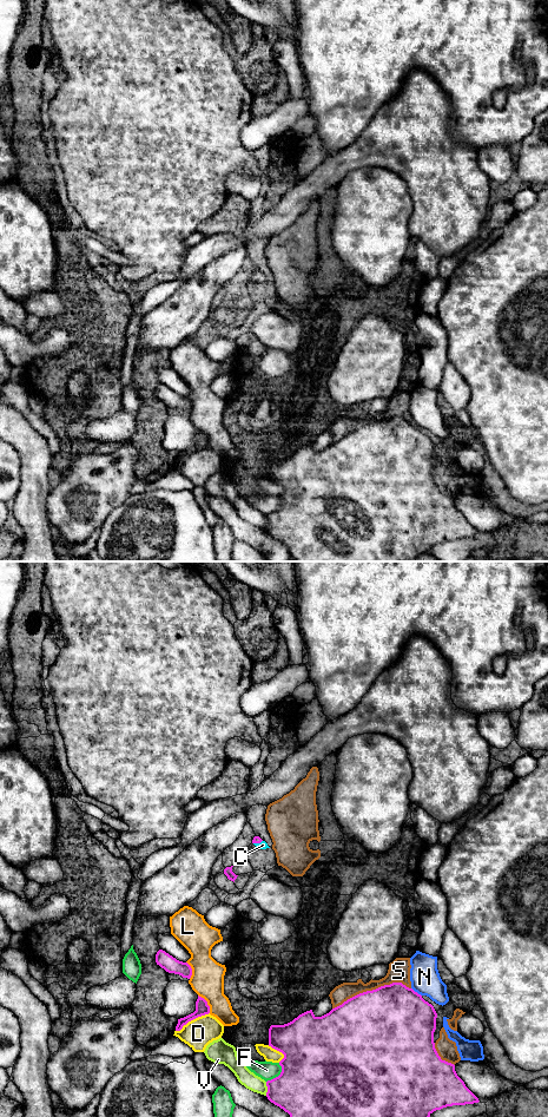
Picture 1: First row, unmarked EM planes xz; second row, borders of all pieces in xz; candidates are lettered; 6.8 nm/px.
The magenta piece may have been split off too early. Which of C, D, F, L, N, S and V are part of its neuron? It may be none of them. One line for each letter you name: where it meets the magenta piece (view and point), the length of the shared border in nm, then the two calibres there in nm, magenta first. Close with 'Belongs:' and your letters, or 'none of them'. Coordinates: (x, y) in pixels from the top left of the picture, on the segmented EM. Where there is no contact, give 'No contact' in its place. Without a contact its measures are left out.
C: Touches magenta at xz (257, 842). Shared border 70 nm. Thickness 50 nm (magenta) against 60 nm
Belongs: C

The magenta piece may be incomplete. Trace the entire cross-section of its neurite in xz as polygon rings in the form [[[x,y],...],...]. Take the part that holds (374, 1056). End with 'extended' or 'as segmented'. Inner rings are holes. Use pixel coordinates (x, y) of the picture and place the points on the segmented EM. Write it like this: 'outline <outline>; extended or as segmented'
outline [[[392,983],[359,993],[322,1017],[316,1017],[310,1010],[288,1024],[271,1025],[269,1029],[269,1046],[282,1052],[284,1058],[279,1062],[282,1066],[280,1075],[266,1082],[266,1097],[271,1103],[288,1112],[290,1117],[430,1117],[434,1111],[447,1106],[478,1103],[478,1098],[457,1076],[455,1065],[442,1060],[437,1053],[434,1043],[436,1018],[437,1013],[434,1006],[425,1001],[421,994],[402,983]]]; as segmented

